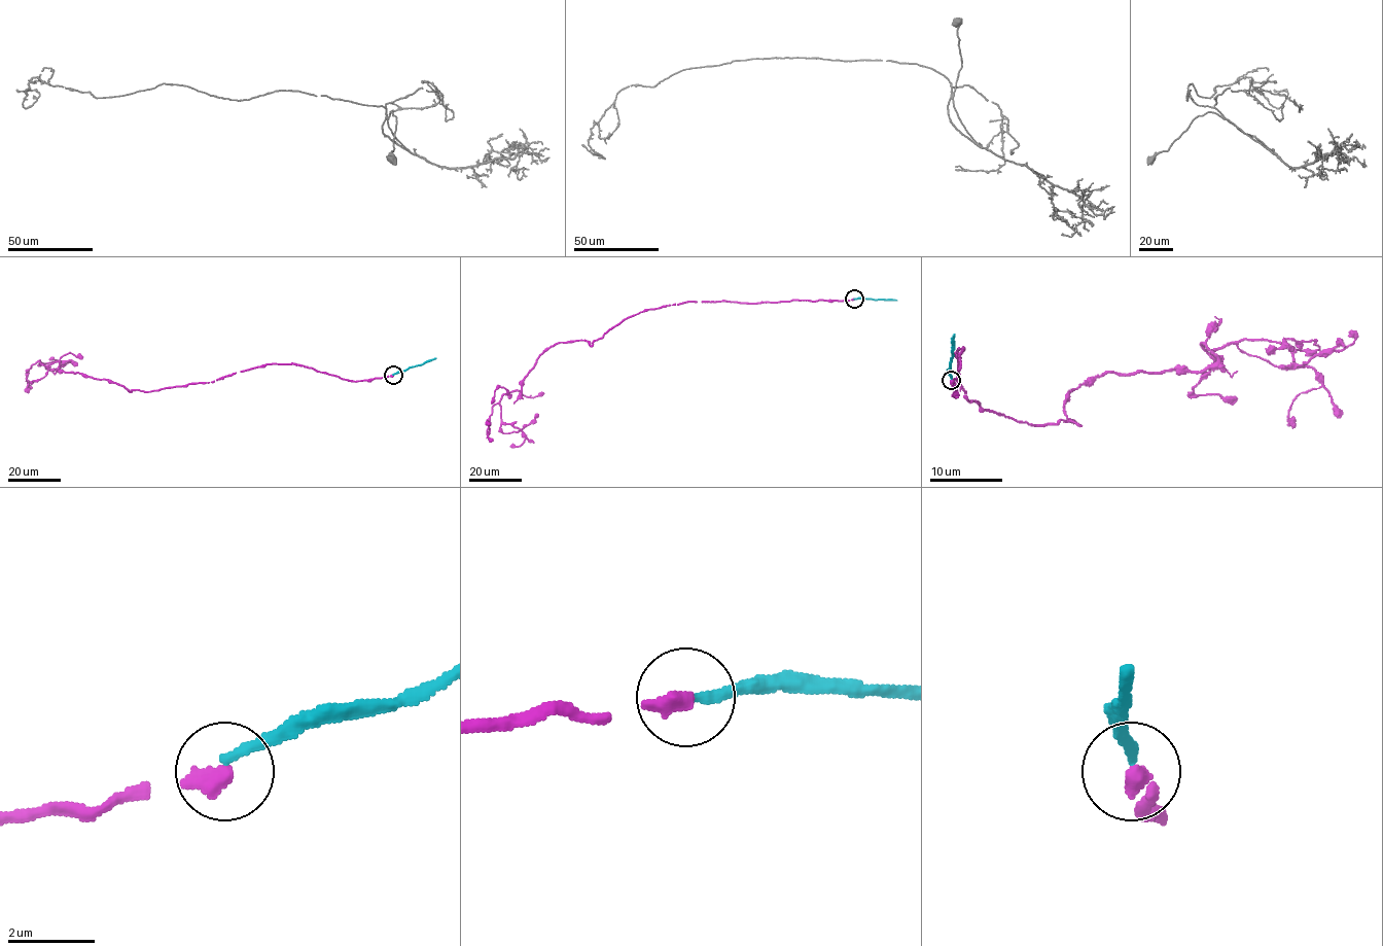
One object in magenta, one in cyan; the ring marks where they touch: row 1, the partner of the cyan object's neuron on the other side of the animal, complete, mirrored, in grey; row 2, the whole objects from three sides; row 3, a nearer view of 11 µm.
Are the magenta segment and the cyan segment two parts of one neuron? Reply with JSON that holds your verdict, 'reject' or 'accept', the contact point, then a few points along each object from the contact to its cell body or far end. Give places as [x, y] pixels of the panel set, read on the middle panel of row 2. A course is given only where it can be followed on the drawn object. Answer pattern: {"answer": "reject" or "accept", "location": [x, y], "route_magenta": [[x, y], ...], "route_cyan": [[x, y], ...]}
{"answer": "reject", "location": [854, 299], "route_magenta": [[853, 299], [640, 312], [591, 346], [548, 347], [521, 394], [501, 396], [500, 429], [519, 431], [537, 414]], "route_cyan": [[853, 299], [896, 301]]}

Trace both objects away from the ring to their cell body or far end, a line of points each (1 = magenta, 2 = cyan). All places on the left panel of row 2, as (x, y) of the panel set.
1: (392, 375), (350, 381), (303, 365), (266, 363), (212, 382), (130, 392), (38, 361), (76, 364)
2: (392, 375), (435, 358)

